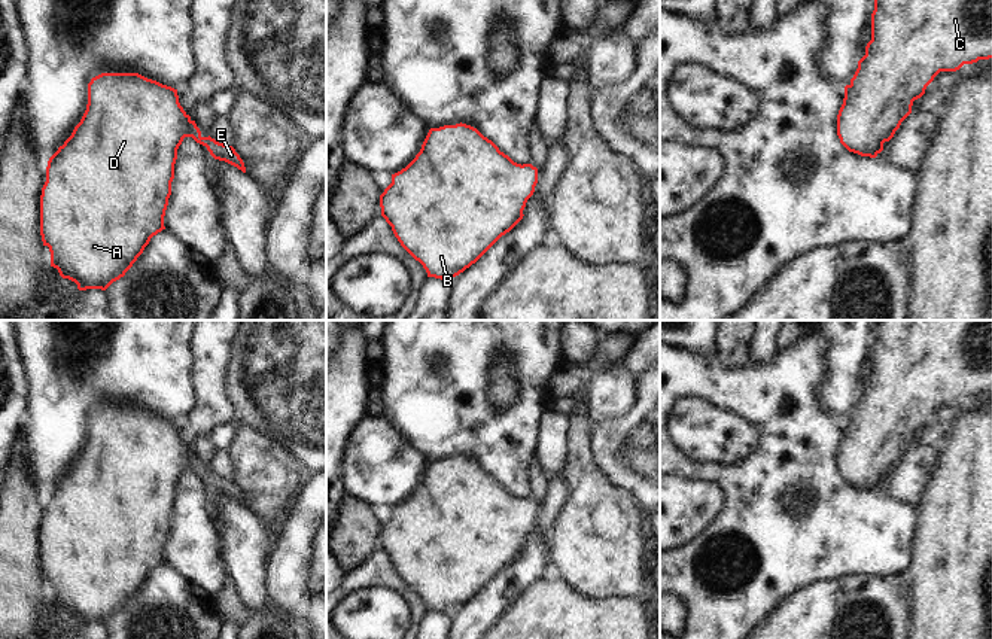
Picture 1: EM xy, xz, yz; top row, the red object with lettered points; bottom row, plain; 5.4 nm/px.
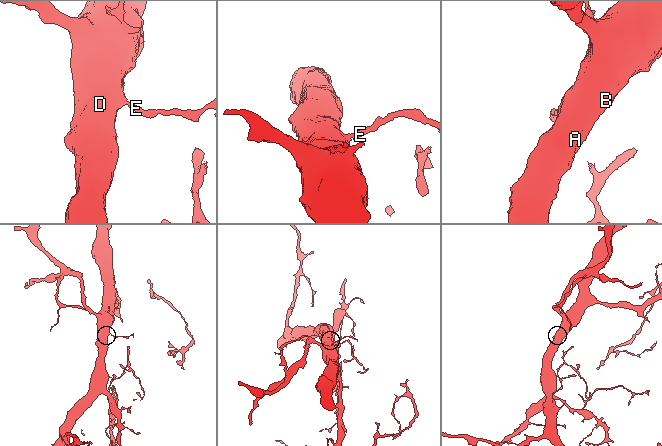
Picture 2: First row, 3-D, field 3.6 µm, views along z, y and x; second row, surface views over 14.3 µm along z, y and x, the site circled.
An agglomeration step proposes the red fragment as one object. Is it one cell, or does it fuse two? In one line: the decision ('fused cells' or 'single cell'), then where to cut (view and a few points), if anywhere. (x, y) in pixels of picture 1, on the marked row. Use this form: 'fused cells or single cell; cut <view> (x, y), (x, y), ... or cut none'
single cell; cut none

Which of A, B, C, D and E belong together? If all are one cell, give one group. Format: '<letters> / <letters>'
A B C D E

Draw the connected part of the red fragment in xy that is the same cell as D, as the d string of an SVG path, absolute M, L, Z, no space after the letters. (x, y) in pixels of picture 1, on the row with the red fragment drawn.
M101 73L91 79L86 110L71 136L49 158L40 195L42 241L49 247L51 267L63 279L74 282L79 290L106 290L125 276L150 238L165 229L164 216L171 195L177 149L185 137L206 146L214 159L246 173L244 162L232 146L201 136L195 121L180 106L177 89L139 73Z

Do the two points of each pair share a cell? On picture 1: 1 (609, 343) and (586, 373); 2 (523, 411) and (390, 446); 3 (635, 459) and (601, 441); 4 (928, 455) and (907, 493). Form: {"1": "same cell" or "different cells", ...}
{"1": "same cell", "2": "different cells", "3": "same cell", "4": "same cell"}

